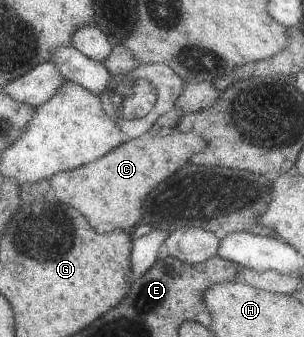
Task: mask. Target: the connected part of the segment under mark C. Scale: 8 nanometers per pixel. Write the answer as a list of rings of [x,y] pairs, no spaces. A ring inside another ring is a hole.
[[[146,131],[138,137],[122,142],[118,149],[110,150],[106,155],[91,161],[88,165],[55,173],[48,179],[50,195],[63,204],[76,209],[78,213],[82,213],[96,233],[109,234],[115,229],[130,232],[134,223],[138,223],[142,217],[142,201],[147,193],[150,193],[151,189],[154,189],[169,175],[188,165],[189,157],[200,153],[206,144],[203,137],[195,132],[174,131],[160,137],[150,136]]]

